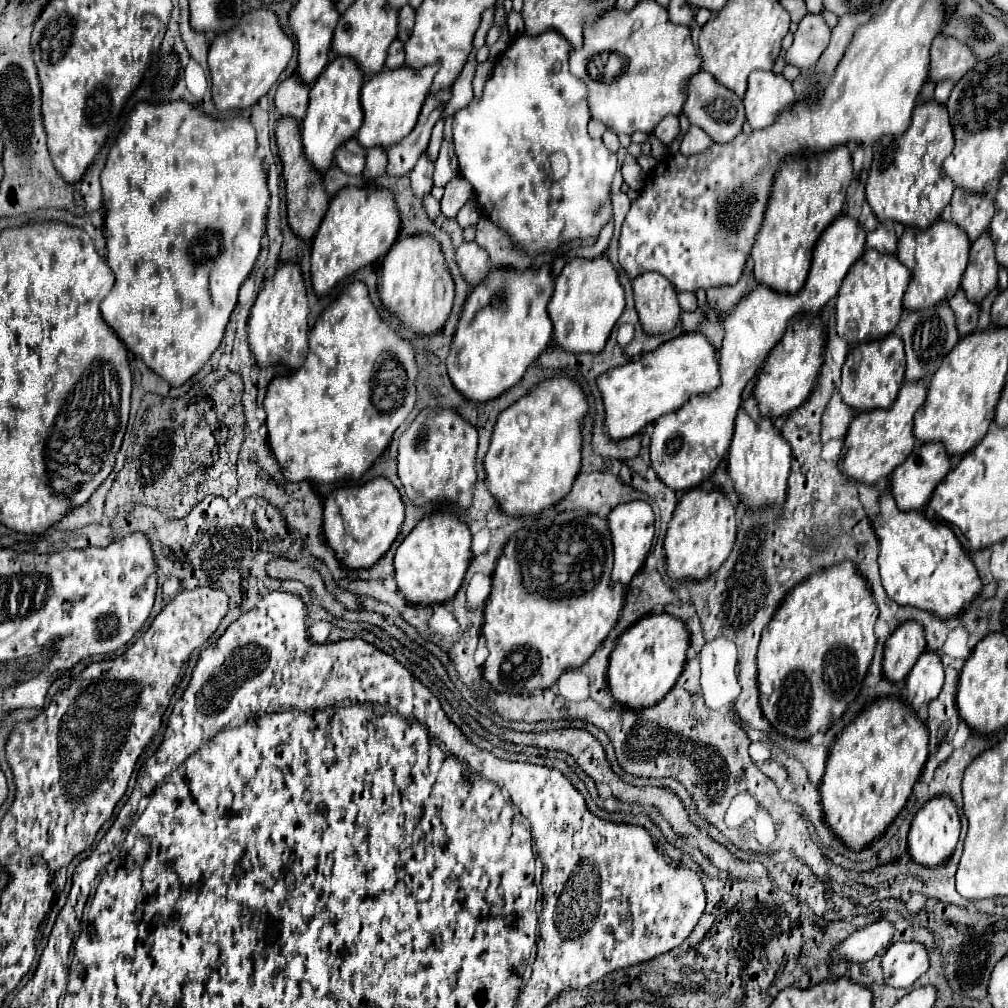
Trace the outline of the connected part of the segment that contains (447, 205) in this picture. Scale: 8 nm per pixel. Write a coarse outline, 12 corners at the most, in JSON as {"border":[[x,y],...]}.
{"border":[[457,175],[441,199],[445,217],[457,217],[469,201],[471,187]]}

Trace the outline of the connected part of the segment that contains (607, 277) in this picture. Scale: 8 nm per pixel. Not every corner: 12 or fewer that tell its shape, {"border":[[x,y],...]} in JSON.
{"border":[[605,255],[571,259],[547,307],[553,341],[599,353],[623,309]]}

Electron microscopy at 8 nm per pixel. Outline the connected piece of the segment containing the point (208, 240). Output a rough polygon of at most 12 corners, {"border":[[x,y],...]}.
{"border":[[139,103],[103,321],[179,387],[265,231],[247,119]]}

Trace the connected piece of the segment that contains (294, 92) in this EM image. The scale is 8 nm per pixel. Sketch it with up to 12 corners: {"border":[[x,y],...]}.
{"border":[[293,75],[277,87],[275,109],[301,123],[309,85]]}

